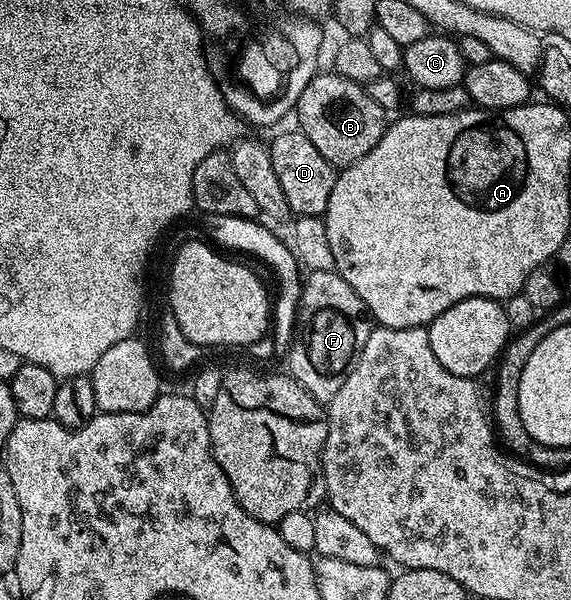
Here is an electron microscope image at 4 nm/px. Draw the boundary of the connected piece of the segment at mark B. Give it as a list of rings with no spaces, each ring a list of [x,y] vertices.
[[[336,74],[328,75],[313,76],[311,82],[307,82],[303,94],[299,94],[295,109],[296,127],[304,136],[311,138],[315,150],[319,150],[319,154],[323,154],[323,158],[327,158],[327,162],[333,165],[334,169],[340,170],[359,162],[359,158],[363,158],[363,154],[367,154],[379,142],[379,138],[383,138],[387,127],[387,113],[381,109],[379,102],[371,99],[371,94],[367,94],[362,85]]]

